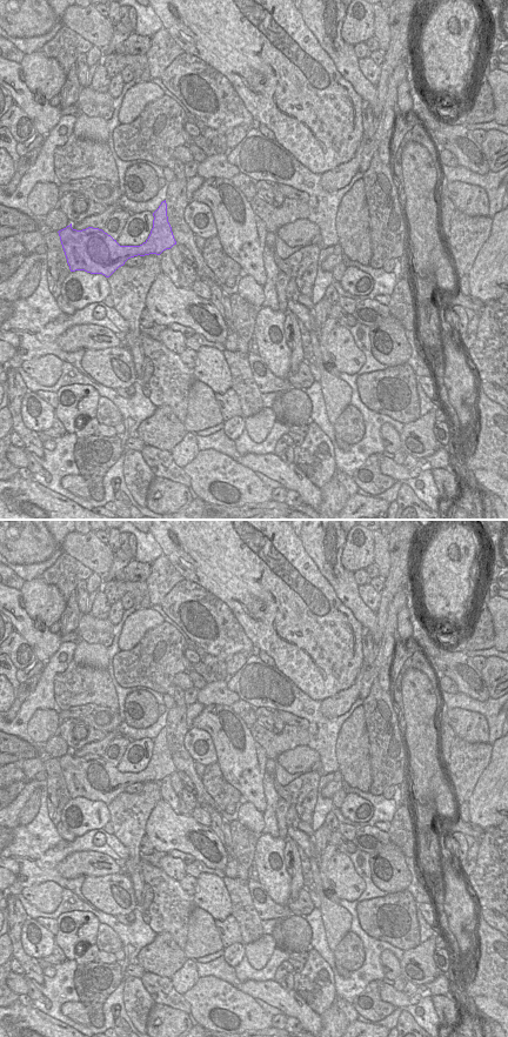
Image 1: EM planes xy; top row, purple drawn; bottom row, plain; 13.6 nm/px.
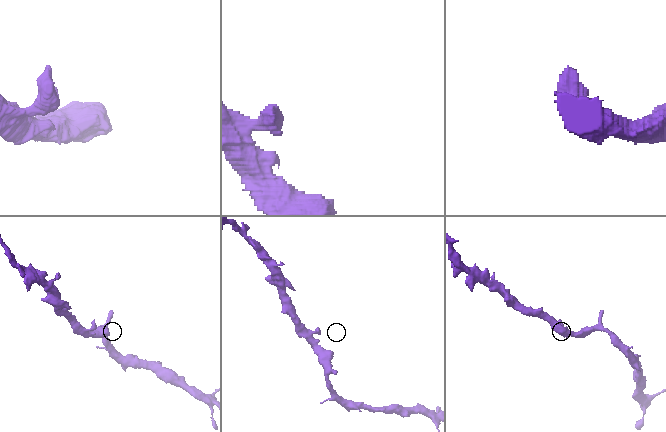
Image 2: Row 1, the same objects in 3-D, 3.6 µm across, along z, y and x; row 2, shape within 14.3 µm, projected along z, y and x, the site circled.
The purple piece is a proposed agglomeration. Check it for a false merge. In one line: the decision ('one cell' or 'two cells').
one cell

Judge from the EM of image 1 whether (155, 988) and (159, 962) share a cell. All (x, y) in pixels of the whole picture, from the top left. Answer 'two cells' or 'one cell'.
two cells

